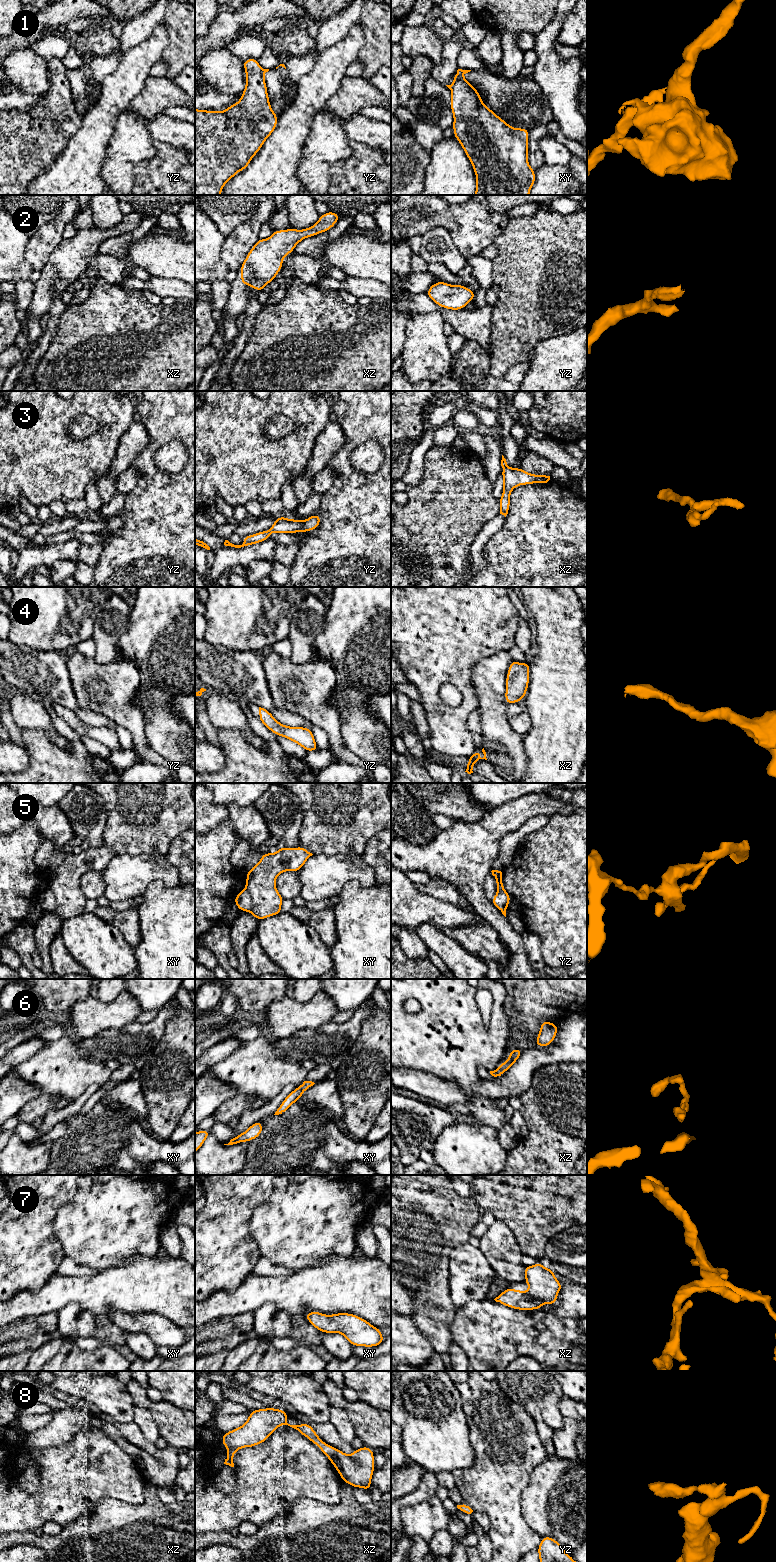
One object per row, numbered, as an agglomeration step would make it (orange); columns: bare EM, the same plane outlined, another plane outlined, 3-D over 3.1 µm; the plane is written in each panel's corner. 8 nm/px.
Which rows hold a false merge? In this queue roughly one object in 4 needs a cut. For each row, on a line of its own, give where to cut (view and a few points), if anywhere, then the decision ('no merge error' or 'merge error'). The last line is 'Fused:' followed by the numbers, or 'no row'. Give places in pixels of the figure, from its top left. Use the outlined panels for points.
1: cut in xy along (460, 76), (453, 83); merge error
2: no cut; no merge error
3: no cut; no merge error
4: no cut; no merge error
5: cut in xy along (245, 888), (251, 896), (251, 907), (249, 910); merge error
6: no cut; no merge error
7: no cut; no merge error
8: no cut; no merge error
Fused: 1, 5

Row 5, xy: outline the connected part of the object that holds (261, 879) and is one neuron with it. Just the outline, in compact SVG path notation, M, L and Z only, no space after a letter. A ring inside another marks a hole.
M280 847L275 853L262 854L261 860L245 875L252 904L249 912L259 921L283 913L283 897L276 889L277 876L286 871L299 871L313 854L303 847Z

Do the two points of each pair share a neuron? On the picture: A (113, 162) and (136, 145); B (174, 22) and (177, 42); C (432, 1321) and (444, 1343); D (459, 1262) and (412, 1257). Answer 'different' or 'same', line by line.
A: same
B: same
C: same
D: different

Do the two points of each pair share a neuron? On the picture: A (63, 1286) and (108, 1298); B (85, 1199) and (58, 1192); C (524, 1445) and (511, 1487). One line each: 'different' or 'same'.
A: same
B: different
C: same

